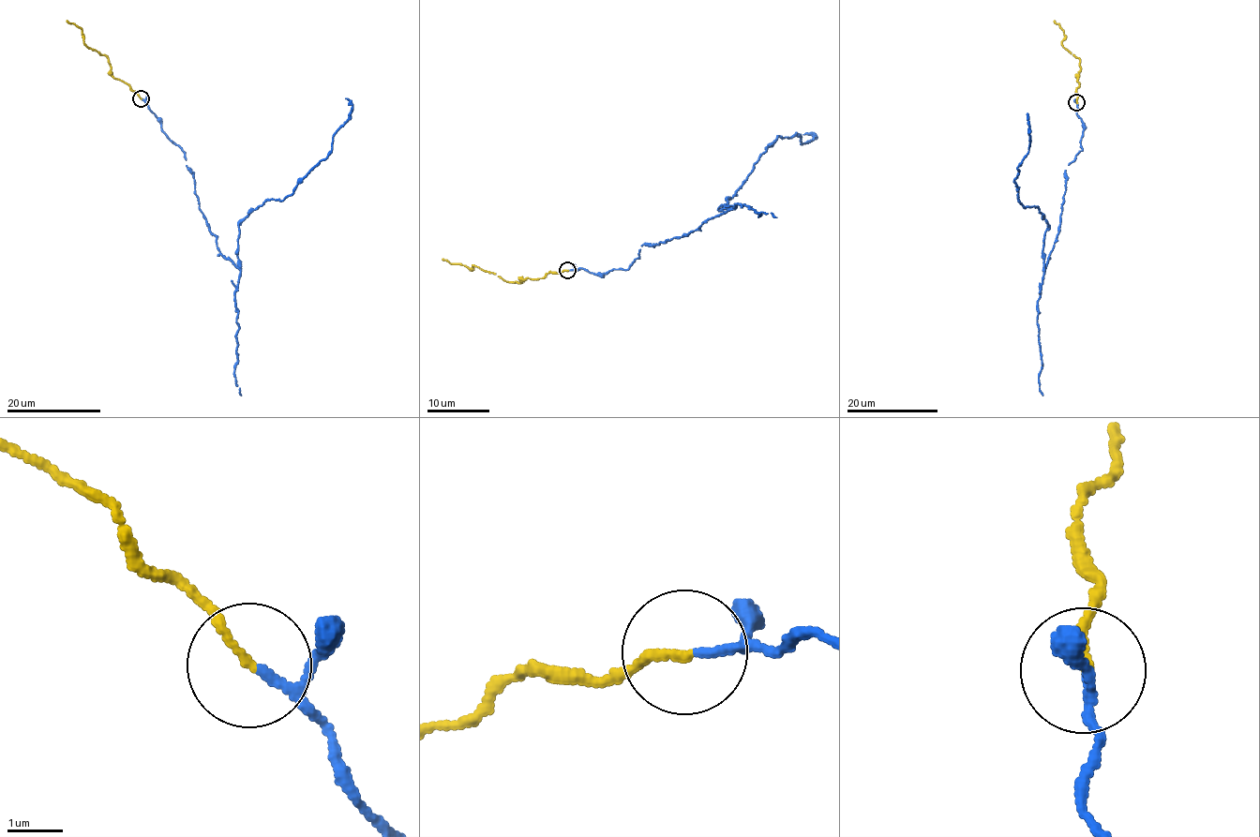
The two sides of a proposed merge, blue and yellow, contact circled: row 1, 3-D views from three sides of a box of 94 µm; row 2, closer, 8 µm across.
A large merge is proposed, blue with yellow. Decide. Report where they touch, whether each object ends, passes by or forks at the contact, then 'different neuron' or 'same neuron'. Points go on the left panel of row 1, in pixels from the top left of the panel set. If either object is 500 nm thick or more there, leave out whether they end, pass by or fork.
place (141, 98); blue passes by; yellow ends; same neuron

